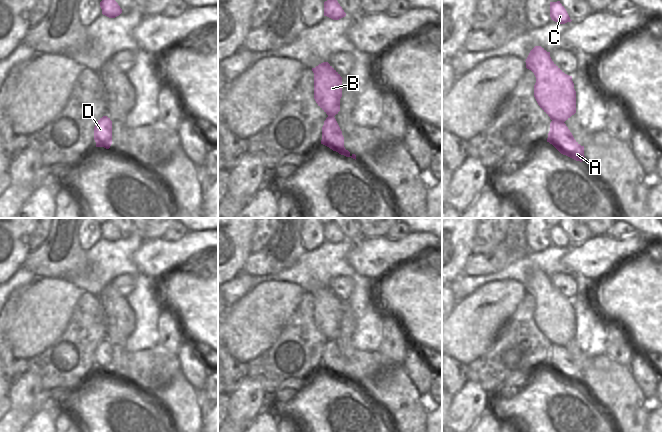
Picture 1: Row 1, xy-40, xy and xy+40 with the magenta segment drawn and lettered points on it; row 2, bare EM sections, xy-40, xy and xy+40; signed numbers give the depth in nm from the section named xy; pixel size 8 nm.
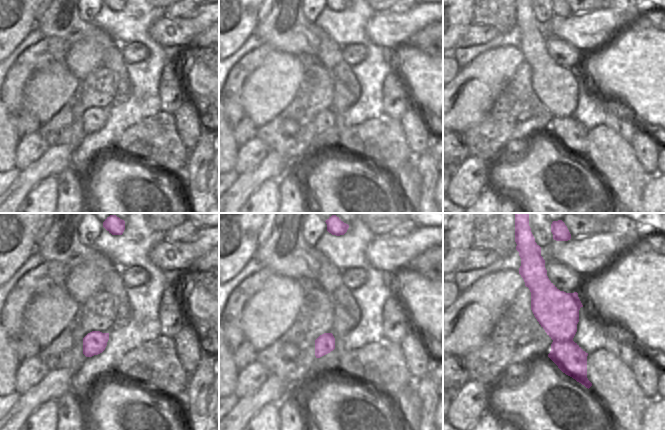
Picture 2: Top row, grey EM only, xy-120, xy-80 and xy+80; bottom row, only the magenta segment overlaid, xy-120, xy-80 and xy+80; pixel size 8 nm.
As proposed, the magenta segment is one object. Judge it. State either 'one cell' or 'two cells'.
two cells

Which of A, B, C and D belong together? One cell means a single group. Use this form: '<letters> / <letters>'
A D / B C

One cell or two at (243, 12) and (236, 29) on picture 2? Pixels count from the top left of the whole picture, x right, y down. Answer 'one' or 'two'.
one

